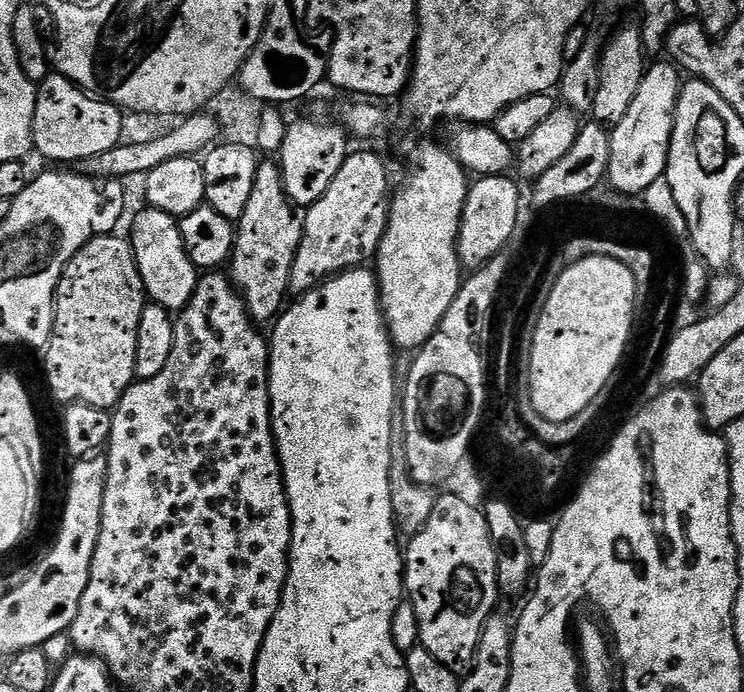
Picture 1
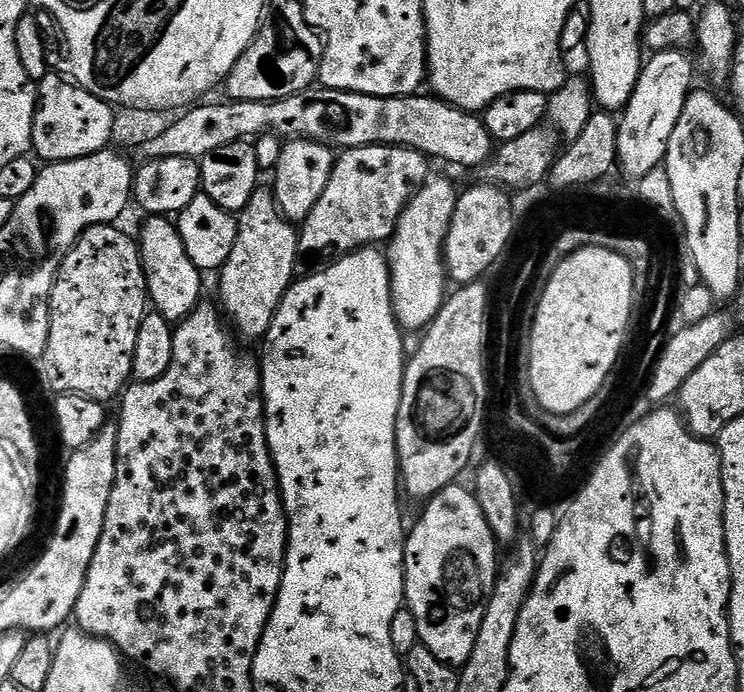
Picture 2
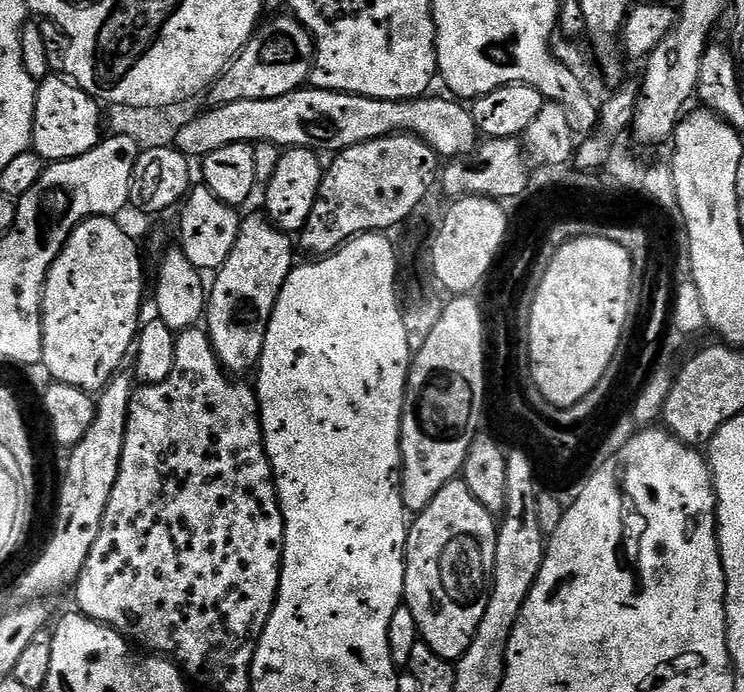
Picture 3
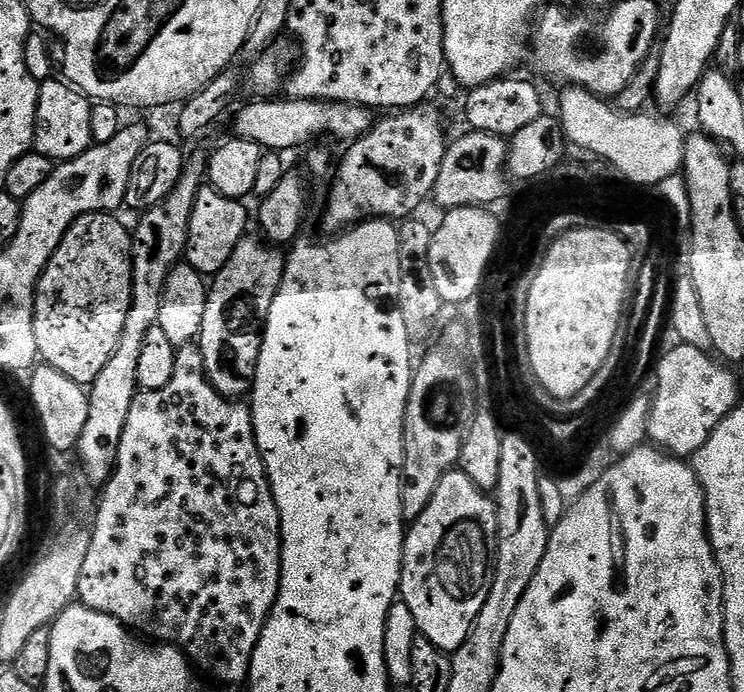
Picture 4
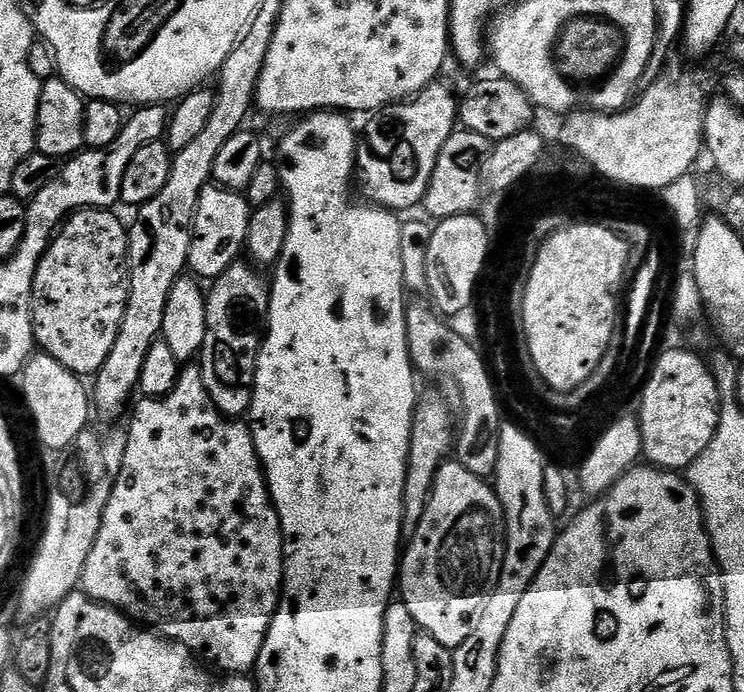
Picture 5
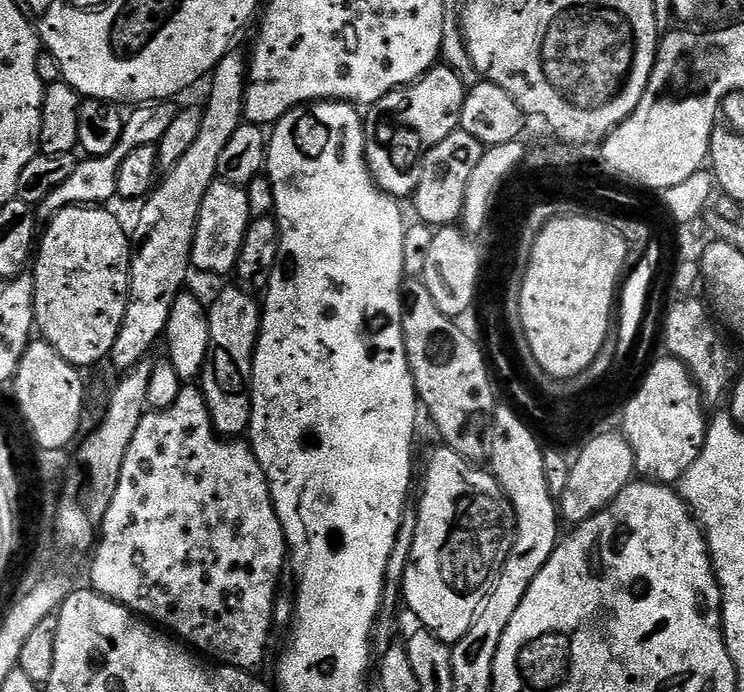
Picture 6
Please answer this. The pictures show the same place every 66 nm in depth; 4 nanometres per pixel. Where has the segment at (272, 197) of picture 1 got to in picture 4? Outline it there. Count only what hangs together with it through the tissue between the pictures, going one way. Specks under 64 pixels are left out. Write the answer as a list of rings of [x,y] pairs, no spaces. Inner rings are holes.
[[[245,238],[238,242],[238,246],[234,246],[234,254],[230,254],[230,262],[226,262],[226,266],[222,266],[222,270],[217,272],[211,281],[206,302],[206,318],[202,318],[198,347],[204,355],[208,380],[218,390],[218,394],[227,396],[229,400],[239,401],[247,397],[254,386],[256,367],[264,341],[264,328],[268,325],[270,306],[278,294],[284,277],[285,261],[285,253],[279,247],[260,238],[257,240]]]

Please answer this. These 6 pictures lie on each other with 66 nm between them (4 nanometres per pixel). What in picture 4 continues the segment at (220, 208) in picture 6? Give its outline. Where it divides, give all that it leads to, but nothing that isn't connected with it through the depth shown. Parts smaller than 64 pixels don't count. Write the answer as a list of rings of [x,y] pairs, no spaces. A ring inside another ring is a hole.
[[[205,186],[198,190],[198,198],[194,198],[194,210],[190,214],[190,230],[188,244],[184,247],[183,259],[205,278],[215,277],[217,272],[230,262],[230,254],[234,254],[234,246],[245,239],[248,228],[248,212],[245,205],[238,200],[231,200],[218,189]]]

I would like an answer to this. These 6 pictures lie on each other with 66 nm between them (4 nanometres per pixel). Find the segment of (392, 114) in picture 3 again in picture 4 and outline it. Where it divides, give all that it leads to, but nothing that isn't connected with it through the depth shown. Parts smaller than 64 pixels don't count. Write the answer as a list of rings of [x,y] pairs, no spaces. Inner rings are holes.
[[[260,98],[256,104],[248,104],[236,116],[235,135],[241,140],[254,142],[262,150],[281,154],[287,148],[308,144],[319,136],[333,136],[336,140],[351,142],[359,140],[371,131],[373,113],[357,104],[335,104],[329,100],[293,100],[291,98]]]

